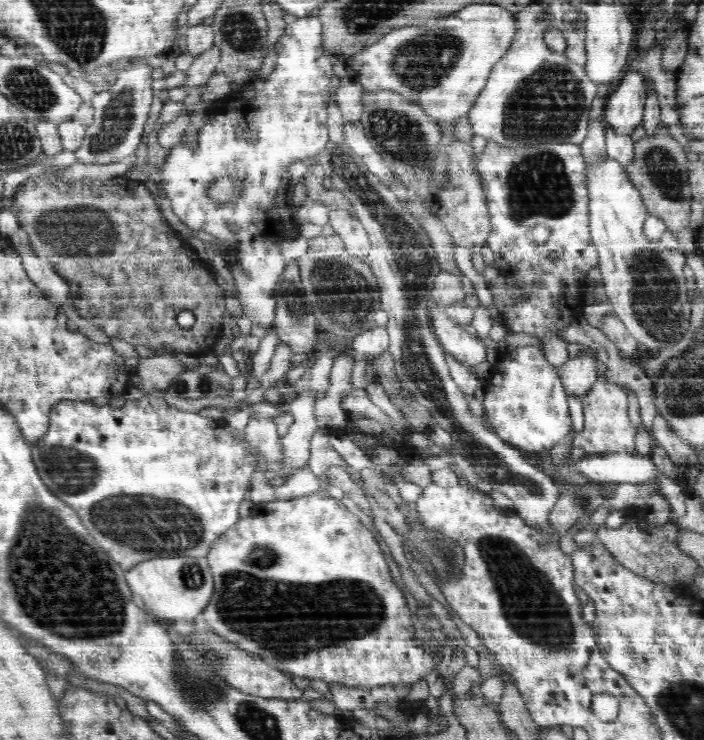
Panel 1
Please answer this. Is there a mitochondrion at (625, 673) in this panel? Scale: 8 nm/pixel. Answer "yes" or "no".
no

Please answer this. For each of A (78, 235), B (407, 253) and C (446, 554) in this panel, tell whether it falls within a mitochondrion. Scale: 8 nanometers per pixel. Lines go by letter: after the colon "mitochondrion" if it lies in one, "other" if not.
A: mitochondrion
B: mitochondrion
C: mitochondrion

